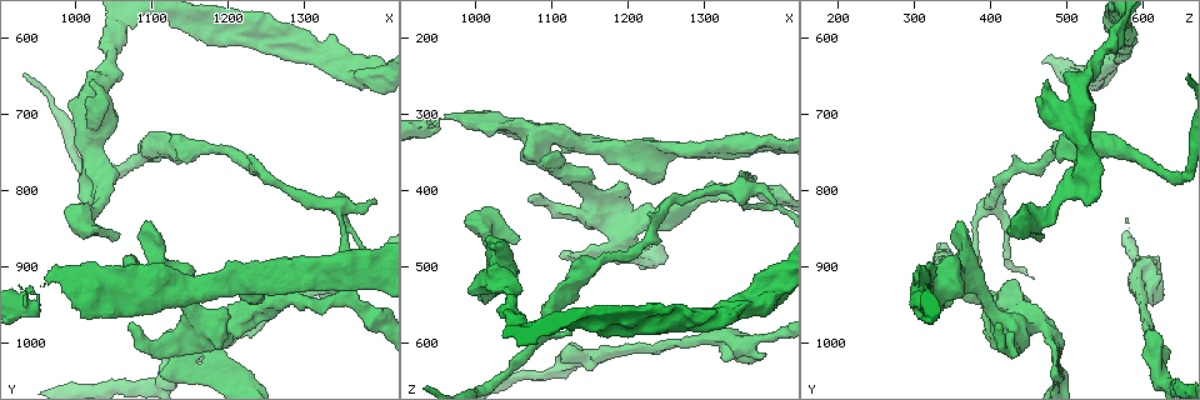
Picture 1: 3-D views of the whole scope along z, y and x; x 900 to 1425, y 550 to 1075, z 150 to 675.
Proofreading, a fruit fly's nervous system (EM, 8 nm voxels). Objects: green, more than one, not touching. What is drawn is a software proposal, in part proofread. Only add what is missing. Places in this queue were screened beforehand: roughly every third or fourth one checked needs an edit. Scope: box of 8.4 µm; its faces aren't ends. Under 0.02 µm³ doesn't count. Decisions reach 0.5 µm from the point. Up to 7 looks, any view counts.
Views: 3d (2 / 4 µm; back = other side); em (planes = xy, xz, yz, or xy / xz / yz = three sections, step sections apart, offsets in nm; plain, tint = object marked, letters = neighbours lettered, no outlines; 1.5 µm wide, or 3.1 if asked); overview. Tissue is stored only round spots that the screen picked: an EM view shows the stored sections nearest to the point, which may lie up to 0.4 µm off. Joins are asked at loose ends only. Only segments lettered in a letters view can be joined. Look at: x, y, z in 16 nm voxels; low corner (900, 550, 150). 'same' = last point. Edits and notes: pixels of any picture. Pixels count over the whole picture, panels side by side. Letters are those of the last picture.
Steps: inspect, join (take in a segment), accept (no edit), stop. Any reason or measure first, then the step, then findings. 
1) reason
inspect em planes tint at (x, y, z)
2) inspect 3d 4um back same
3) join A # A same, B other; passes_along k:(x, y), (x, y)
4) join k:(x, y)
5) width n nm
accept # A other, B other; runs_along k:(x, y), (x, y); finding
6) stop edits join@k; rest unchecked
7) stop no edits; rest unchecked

an open end
inspect 3d 4um at (1020, 660, 470)

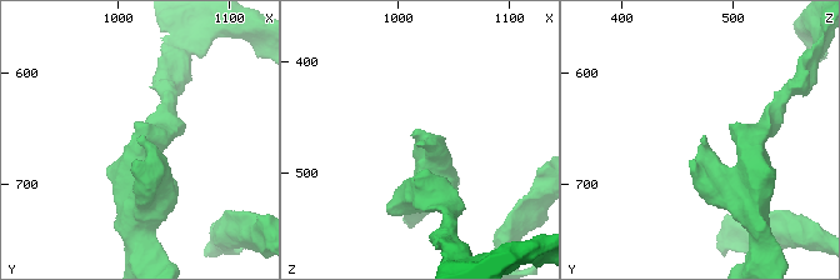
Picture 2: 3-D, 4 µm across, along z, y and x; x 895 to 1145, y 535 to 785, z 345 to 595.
inspect em yz step 8 tint at (1018, 658, 472)

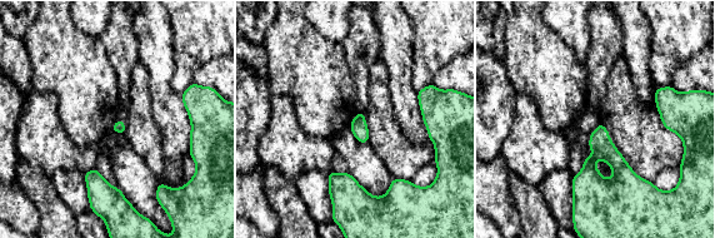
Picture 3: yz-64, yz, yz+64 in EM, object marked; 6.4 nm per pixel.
inspect em xz step 4 letters same

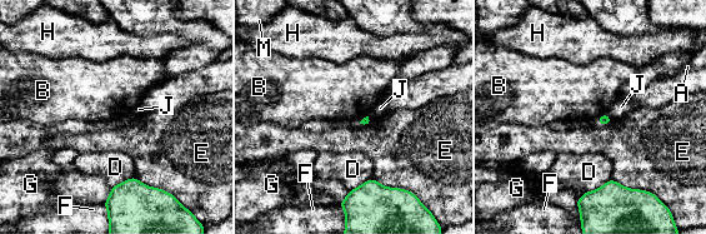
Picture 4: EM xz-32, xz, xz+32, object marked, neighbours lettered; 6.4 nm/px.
accept # A other, B other, D other, E other, F other, G other, H other, J other, M other; border 4:(605, 113), (596, 120); no lettered segment goes on from it

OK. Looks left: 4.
an open end
inspect em yz step 8 tint at (1070, 975, 415)

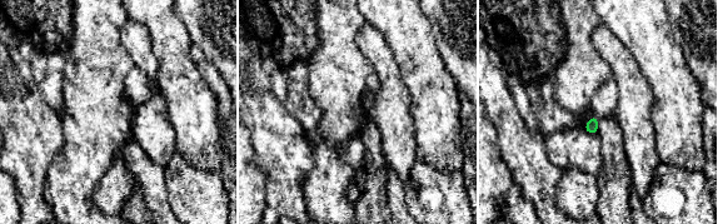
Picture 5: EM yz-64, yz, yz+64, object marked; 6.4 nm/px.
inspect em planes letters same

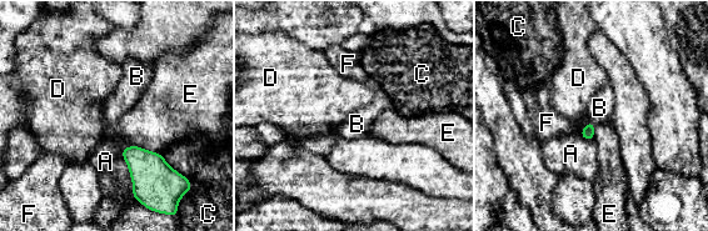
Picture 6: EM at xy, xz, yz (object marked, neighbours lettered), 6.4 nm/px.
accept # A other, B other, C other, D other, E other, F other; border 6:(589, 120), (594, 124); none of them fits

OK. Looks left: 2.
an open end
inspect em planes tint at (1375, 890, 620)

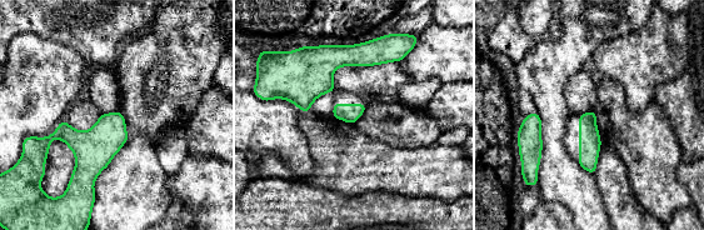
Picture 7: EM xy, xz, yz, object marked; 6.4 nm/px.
inspect em planes letters same

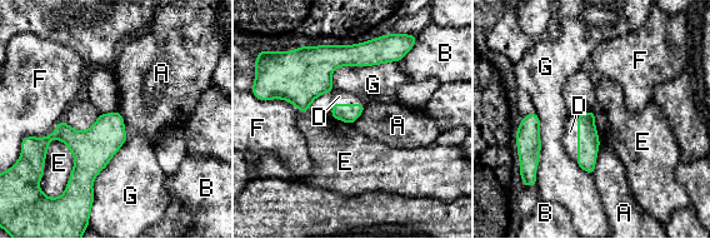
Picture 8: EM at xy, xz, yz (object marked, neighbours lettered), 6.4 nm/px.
width 130 nm
join D # A other, B other, D same, E other, F other, G other; it goes on there

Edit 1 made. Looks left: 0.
stop edits join@8; rest unchecked

